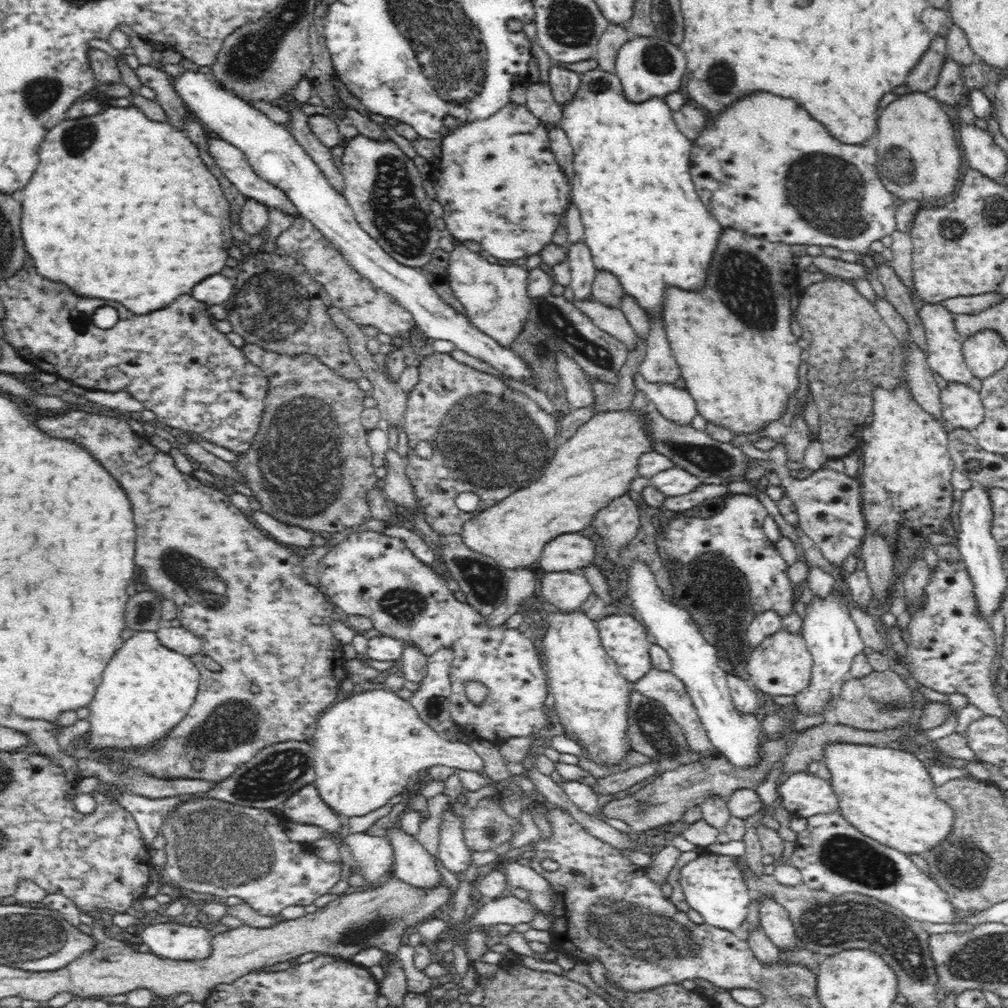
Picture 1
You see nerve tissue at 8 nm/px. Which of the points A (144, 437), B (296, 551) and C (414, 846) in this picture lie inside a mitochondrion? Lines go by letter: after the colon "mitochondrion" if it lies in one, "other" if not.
A: other
B: other
C: other

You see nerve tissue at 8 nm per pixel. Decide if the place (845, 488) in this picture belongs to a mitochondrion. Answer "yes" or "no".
no

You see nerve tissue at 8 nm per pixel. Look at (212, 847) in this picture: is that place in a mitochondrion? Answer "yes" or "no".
yes

